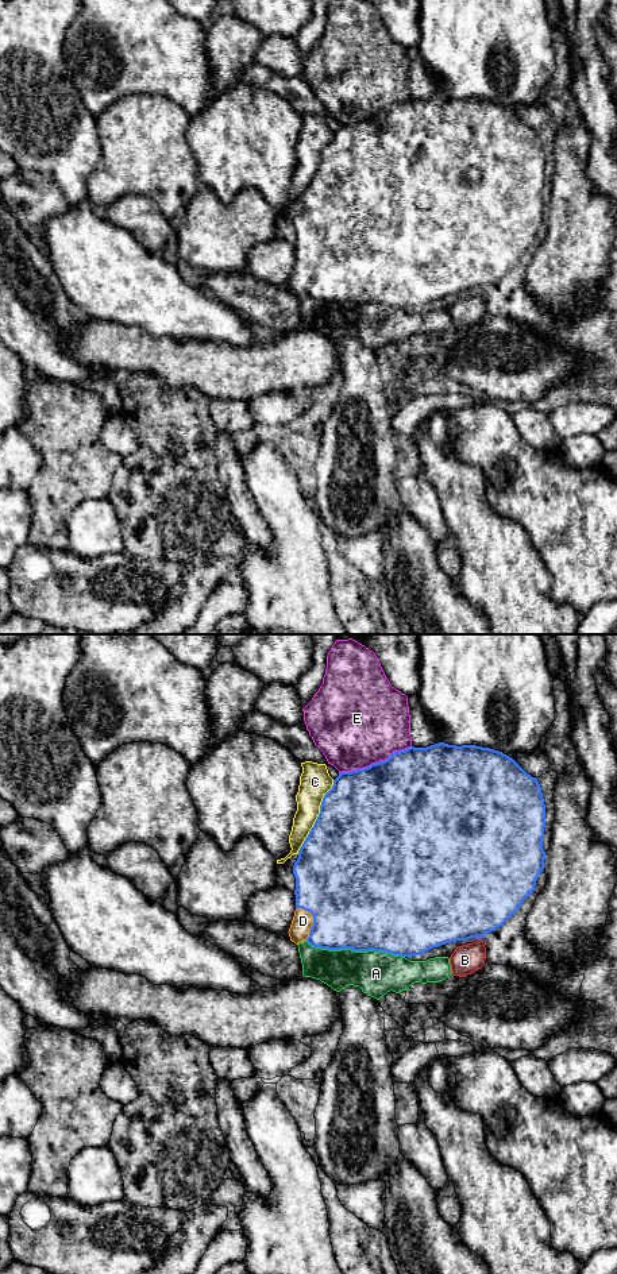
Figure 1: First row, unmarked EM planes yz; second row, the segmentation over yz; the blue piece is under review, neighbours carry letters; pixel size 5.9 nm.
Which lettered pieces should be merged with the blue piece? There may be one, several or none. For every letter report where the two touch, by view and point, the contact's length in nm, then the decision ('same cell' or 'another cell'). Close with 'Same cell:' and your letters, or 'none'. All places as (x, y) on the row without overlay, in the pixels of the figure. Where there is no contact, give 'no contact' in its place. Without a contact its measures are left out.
A: meets blue in yz at (355, 302); contact 600 nm long; another cell
B: meets blue in yz at (478, 290); contact 40 nm long; another cell
C: meets blue in yz at (317, 169); contact 500 nm long; another cell
D: meets blue in yz at (313, 273); contact 200 nm long; same cell
E: meets blue in yz at (376, 115); contact 460 nm long; another cell
Same cell: D

